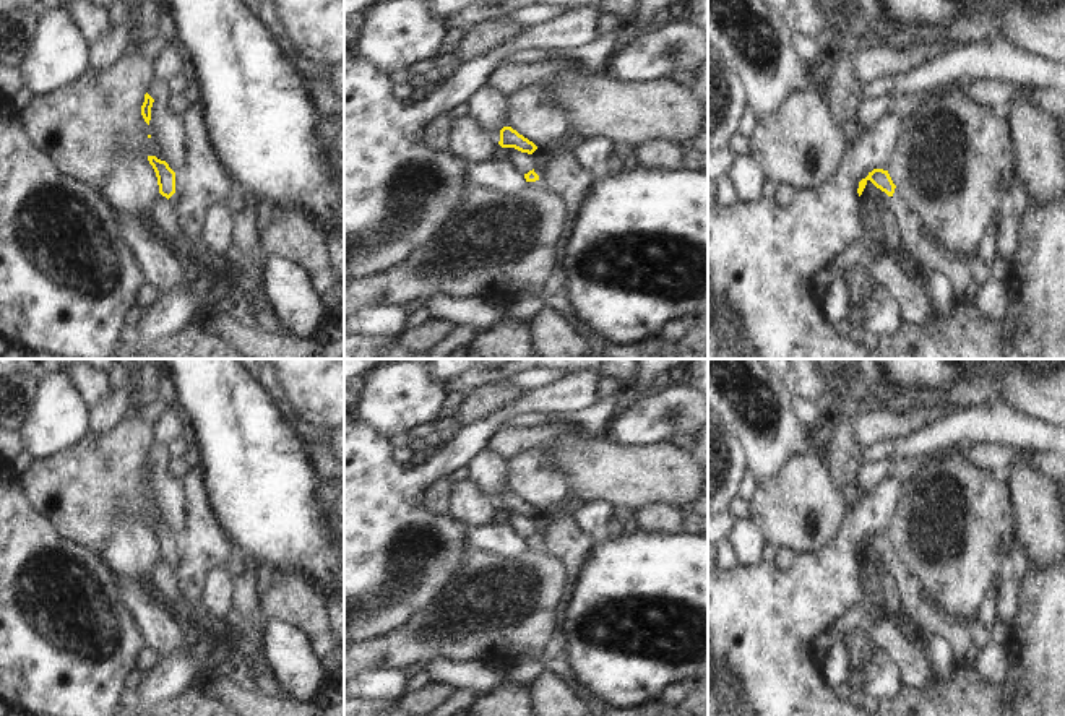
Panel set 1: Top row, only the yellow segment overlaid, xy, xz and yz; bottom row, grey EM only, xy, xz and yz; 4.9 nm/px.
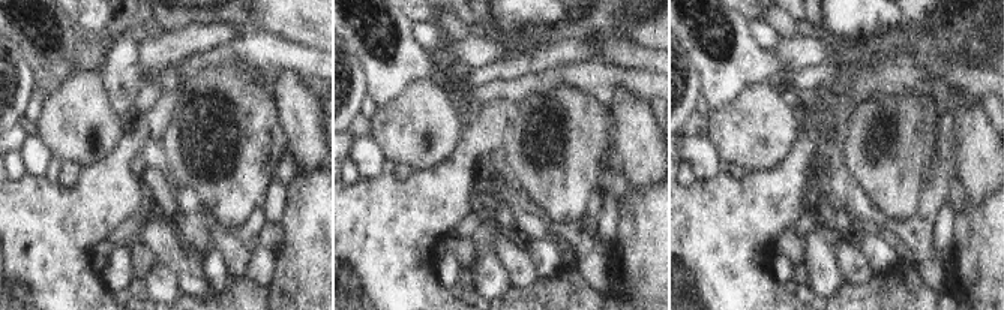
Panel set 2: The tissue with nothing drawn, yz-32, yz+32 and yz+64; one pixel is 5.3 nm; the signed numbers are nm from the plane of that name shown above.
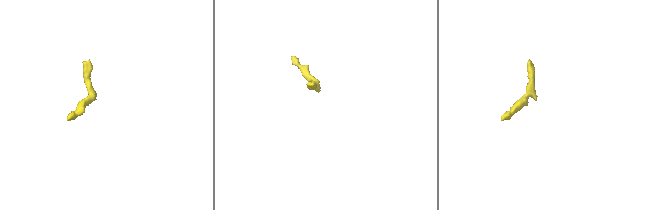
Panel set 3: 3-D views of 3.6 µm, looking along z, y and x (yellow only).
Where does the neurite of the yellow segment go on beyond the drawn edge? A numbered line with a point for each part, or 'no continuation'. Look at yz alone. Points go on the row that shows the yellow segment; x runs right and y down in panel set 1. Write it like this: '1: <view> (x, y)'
1: yz (927, 255)

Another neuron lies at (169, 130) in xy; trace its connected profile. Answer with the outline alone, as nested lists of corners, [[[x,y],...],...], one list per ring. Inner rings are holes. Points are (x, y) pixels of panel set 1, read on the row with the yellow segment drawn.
[[[154,80],[148,94],[154,99],[149,125],[162,151],[164,161],[177,172],[185,162],[185,120],[167,110],[170,93],[166,81]]]

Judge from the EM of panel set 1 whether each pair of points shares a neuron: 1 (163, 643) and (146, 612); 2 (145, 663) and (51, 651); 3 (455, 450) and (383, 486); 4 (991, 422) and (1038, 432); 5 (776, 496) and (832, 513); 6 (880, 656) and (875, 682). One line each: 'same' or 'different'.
1: same
2: different
3: same
4: same
5: same
6: same

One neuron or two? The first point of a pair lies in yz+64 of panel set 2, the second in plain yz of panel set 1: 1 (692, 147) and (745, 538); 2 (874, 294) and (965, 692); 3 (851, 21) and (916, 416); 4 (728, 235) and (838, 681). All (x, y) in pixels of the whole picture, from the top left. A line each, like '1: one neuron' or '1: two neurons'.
1: one neuron
2: one neuron
3: two neurons
4: two neurons

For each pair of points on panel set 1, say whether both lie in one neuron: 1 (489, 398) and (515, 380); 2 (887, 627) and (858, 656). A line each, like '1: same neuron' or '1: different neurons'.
1: different neurons
2: different neurons

